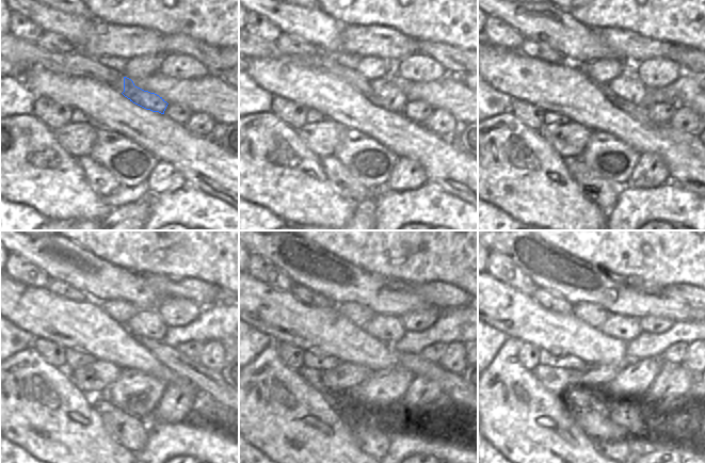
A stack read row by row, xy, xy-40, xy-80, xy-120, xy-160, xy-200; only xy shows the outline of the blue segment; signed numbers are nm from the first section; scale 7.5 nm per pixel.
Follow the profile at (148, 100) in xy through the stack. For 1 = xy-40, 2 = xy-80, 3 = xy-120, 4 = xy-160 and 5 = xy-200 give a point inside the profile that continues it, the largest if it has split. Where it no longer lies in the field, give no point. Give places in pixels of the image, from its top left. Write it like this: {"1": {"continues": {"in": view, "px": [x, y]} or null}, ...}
{"1": {"continues": {"in": "xy-40", "px": [383, 93]}}, "2": {"continues": {"in": "xy-80", "px": [627, 86]}}, "3": {"continues": {"in": "xy-120", "px": [148, 324]}}, "4": {"continues": {"in": "xy-160", "px": [388, 329]}}, "5": {"continues": {"in": "xy-200", "px": [626, 329]}}}

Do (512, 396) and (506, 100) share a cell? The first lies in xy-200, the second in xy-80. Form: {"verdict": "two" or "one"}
{"verdict": "two"}

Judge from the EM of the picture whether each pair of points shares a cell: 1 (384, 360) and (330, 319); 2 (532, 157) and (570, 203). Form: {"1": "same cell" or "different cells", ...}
{"1": "same cell", "2": "same cell"}

